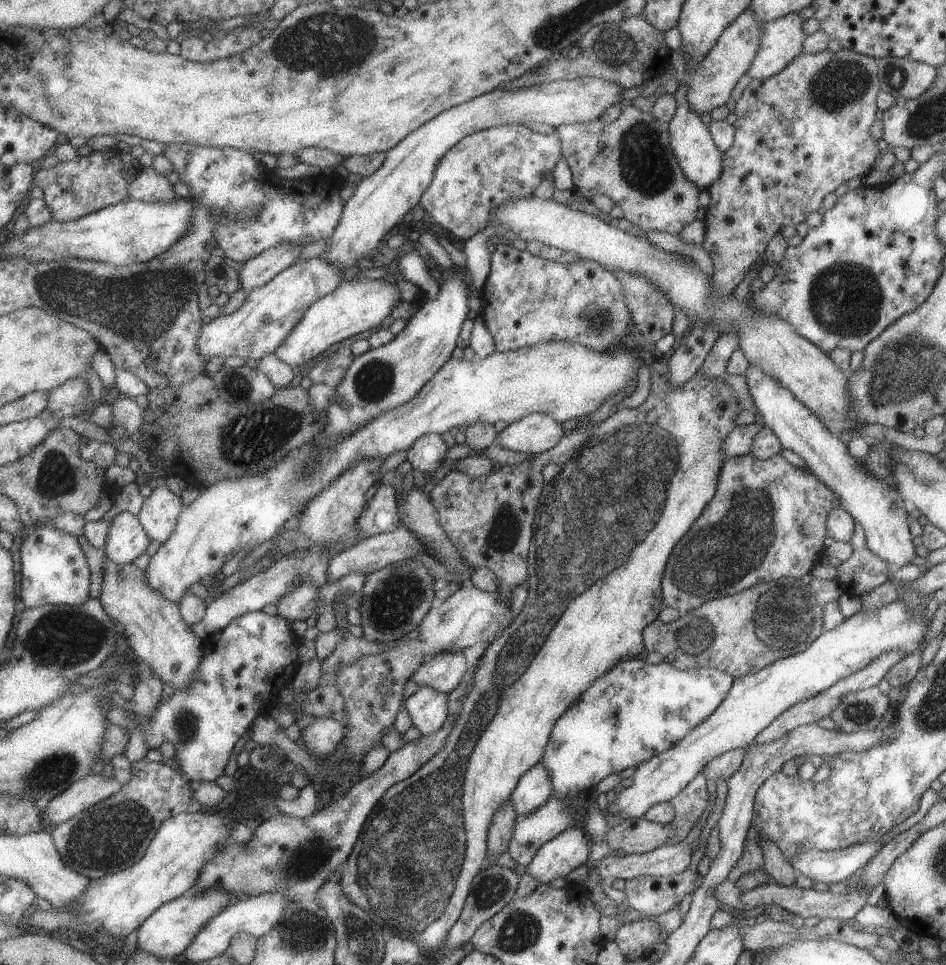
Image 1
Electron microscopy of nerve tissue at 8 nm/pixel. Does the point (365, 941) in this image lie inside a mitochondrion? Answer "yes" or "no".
yes

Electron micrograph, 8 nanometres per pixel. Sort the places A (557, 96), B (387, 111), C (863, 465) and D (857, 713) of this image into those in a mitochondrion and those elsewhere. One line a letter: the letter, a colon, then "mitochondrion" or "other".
A: other
B: other
C: other
D: mitochondrion

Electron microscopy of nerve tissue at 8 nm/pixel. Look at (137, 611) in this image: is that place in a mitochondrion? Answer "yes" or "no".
no

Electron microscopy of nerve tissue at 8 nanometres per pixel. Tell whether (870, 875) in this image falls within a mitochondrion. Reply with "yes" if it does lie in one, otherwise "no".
no

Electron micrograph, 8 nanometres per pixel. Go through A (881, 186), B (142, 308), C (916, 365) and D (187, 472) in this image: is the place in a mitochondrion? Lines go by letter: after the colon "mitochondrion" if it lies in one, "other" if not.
A: other
B: mitochondrion
C: mitochondrion
D: other

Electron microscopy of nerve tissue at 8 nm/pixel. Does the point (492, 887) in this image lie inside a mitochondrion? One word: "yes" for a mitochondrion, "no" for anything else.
yes

